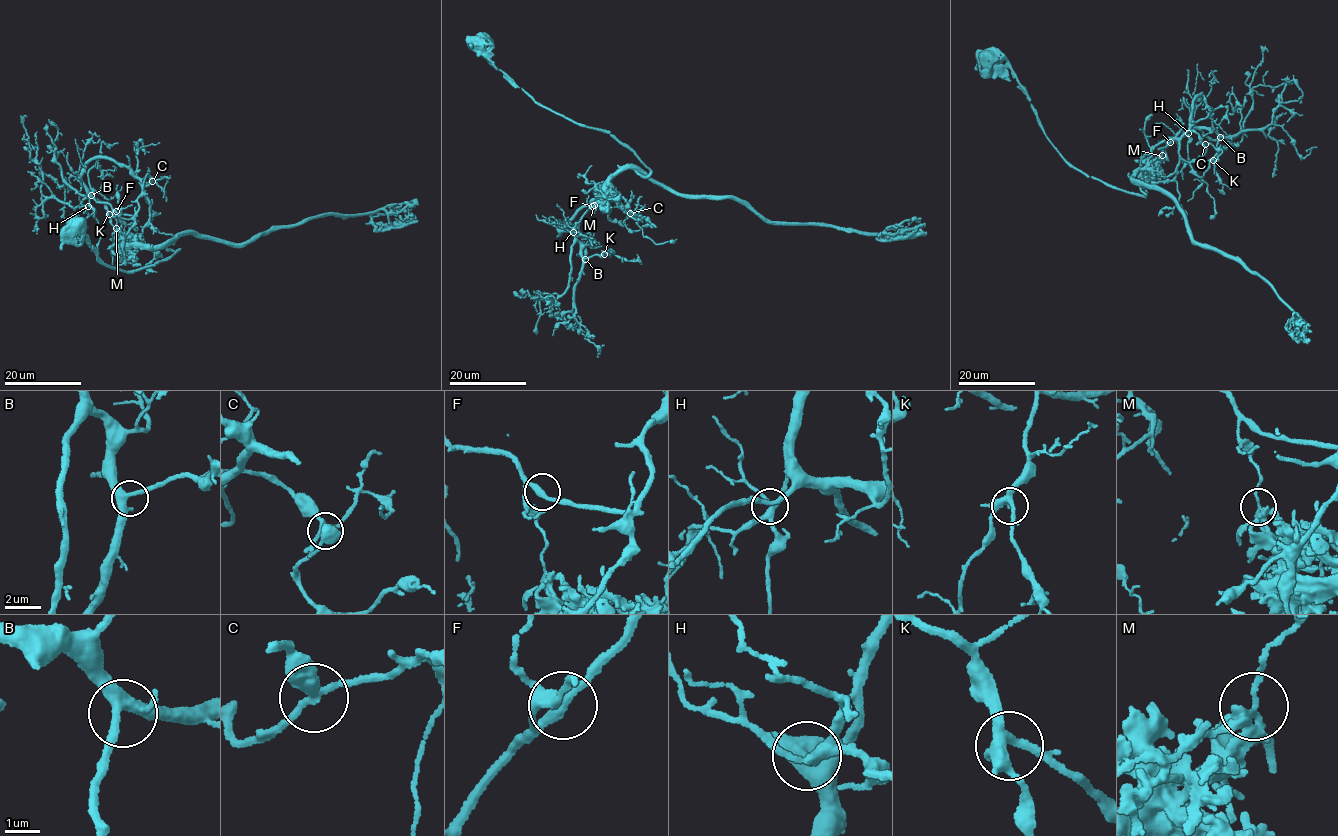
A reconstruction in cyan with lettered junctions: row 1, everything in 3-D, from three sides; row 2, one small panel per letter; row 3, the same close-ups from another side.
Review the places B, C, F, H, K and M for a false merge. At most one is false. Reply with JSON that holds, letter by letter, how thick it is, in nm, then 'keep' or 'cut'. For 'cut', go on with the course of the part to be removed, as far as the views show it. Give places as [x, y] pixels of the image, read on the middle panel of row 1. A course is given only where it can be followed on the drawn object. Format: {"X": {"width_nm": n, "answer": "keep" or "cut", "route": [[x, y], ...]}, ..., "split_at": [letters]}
{"B": {"width_nm": 340, "answer": "keep"}, "C": {"width_nm": 200, "answer": "keep"}, "F": {"width_nm": 240, "answer": "keep"}, "H": {"width_nm": 280, "answer": "keep"}, "K": {"width_nm": 300, "answer": "keep"}, "M": {"width_nm": 240, "answer": "cut", "route": [[594, 205], [579, 229], [558, 227], [614, 197], [638, 220], [644, 218], [635, 213], [644, 206]]}, "split_at": ["M"]}

